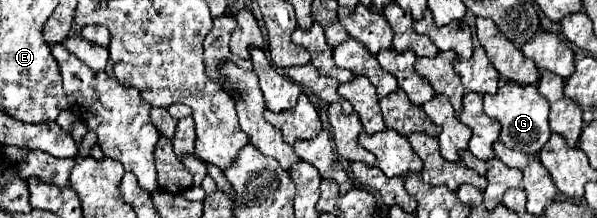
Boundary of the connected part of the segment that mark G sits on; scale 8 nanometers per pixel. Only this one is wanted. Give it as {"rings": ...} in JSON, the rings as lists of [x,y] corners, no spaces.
{"rings":[[[500,78],[500,86],[496,94],[486,94],[484,96],[484,112],[498,120],[502,126],[500,132],[500,142],[506,144],[508,148],[520,150],[524,154],[538,154],[540,148],[548,142],[550,138],[550,128],[548,128],[548,102],[544,96],[540,96],[540,92],[536,90],[534,84],[522,86],[522,84],[514,84],[506,78]]]}

